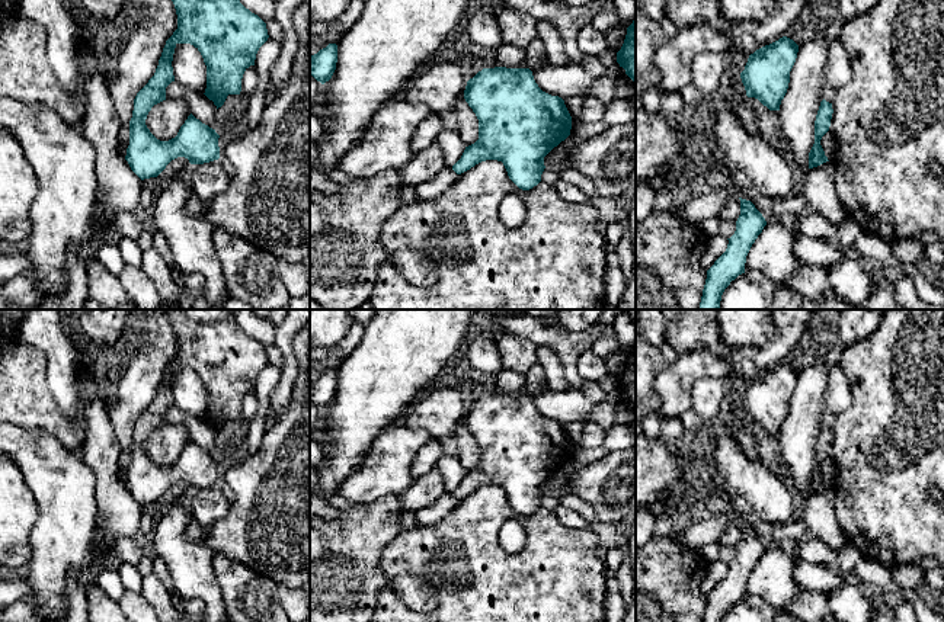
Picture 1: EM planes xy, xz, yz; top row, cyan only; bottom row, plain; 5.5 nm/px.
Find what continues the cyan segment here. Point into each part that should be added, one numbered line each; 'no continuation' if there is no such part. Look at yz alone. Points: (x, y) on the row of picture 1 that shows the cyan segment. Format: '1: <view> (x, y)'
no continuation

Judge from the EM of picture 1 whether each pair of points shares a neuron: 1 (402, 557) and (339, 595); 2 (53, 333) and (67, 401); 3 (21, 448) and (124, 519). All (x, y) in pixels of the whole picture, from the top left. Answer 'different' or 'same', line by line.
1: different
2: same
3: different

